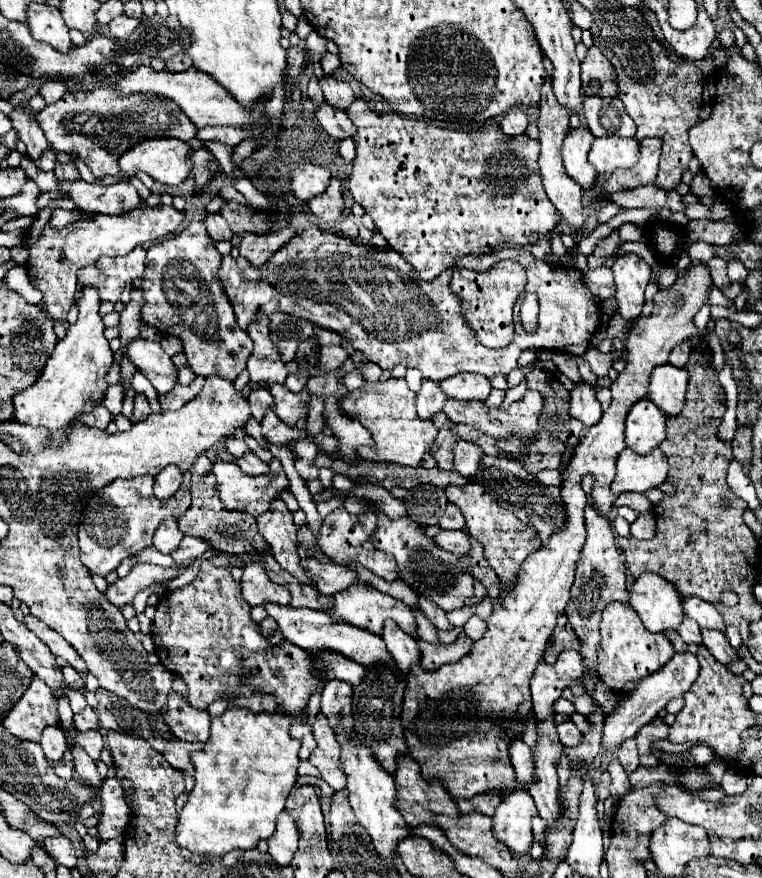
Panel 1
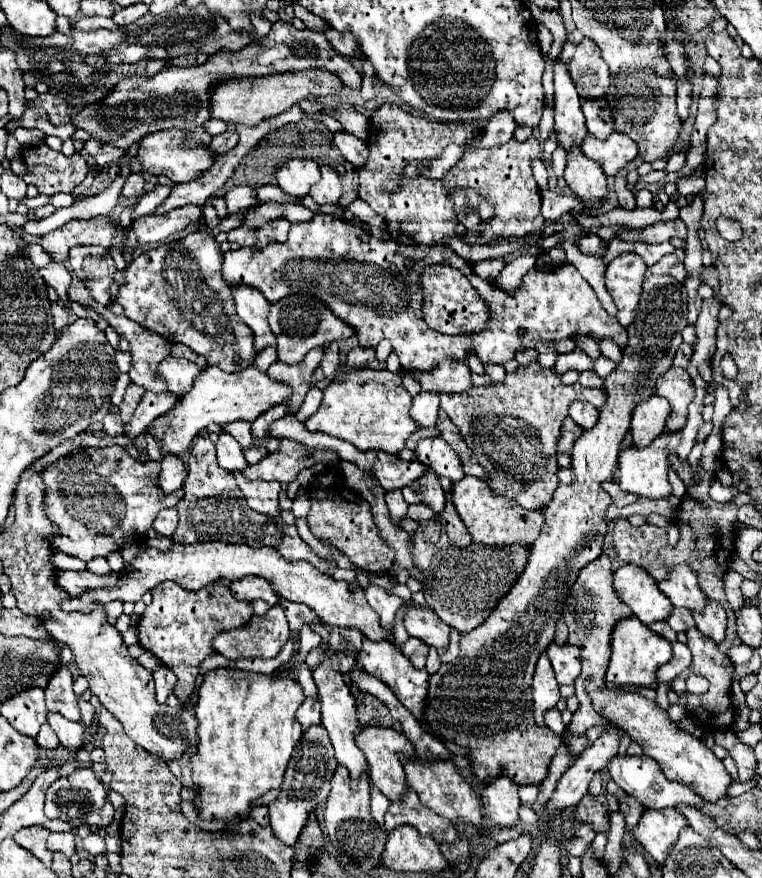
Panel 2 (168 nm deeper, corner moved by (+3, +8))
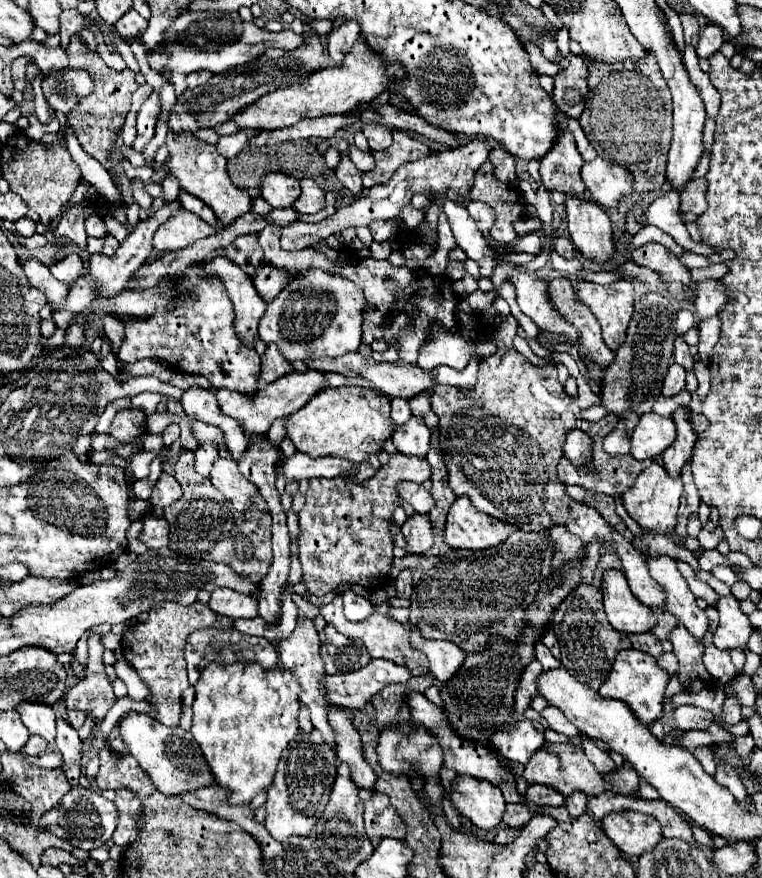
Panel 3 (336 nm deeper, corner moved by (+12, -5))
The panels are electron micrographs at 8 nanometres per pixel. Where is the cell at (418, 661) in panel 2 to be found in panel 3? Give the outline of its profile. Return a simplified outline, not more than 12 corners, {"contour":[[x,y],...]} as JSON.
{"contour":[[371,660],[325,676],[325,698],[363,708],[383,686],[407,682],[405,666]]}

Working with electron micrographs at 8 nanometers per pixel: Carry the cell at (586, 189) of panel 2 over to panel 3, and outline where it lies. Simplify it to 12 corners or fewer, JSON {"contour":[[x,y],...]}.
{"contour":[[565,198],[577,250],[603,264],[613,258],[611,222],[591,198]]}

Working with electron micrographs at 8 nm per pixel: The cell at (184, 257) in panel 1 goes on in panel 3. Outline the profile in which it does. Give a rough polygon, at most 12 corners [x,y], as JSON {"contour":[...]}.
{"contour":[[193,264],[151,318],[125,320],[123,362],[163,360],[257,394],[261,358]]}

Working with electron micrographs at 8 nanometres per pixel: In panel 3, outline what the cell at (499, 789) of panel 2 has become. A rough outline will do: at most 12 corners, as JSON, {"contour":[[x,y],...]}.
{"contour":[[459,774],[451,802],[483,830],[499,826],[501,790],[483,778]]}

